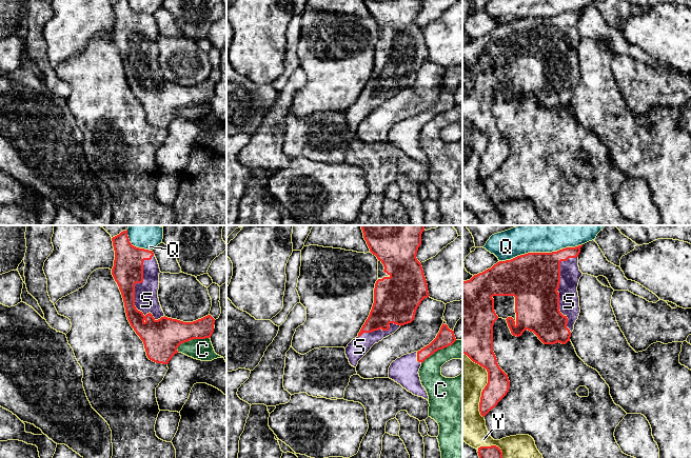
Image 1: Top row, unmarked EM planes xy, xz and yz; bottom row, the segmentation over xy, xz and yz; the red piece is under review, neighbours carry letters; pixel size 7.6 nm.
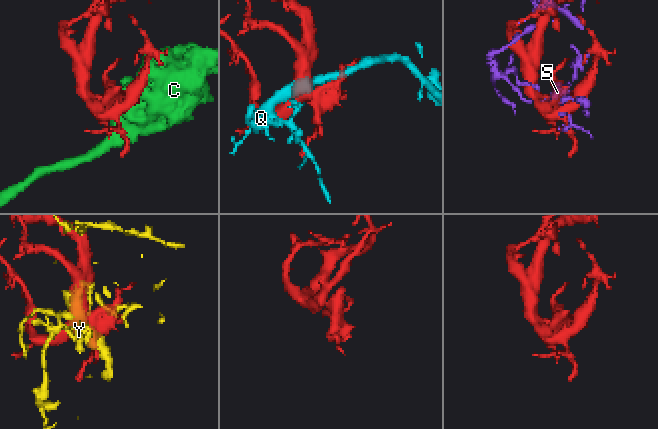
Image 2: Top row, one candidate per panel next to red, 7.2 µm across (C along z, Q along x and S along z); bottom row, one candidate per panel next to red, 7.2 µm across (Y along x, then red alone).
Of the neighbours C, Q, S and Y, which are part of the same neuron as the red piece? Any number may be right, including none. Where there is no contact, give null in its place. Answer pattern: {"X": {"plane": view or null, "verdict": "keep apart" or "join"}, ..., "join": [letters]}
{"C": {"plane": "xy", "verdict": "keep apart"}, "Q": {"plane": "yz", "verdict": "keep apart"}, "S": {"plane": "xy", "verdict": "join"}, "Y": {"plane": "yz", "verdict": "keep apart"}, "join": ["S"]}

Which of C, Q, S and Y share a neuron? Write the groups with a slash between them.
C / Q / S / Y

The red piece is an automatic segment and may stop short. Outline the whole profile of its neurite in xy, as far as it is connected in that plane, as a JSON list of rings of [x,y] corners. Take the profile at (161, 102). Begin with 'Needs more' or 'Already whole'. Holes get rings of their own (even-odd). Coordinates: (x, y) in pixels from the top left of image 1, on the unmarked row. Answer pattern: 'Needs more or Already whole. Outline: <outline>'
Needs more. Outline: [[[115,0],[112,5],[115,15],[112,39],[121,56],[127,84],[143,105],[150,124],[167,128],[178,117],[177,112],[181,107],[193,103],[211,102],[215,93],[215,83],[211,79],[193,86],[183,86],[164,80],[158,62],[161,36],[153,15],[134,11],[130,6],[129,0]]]

